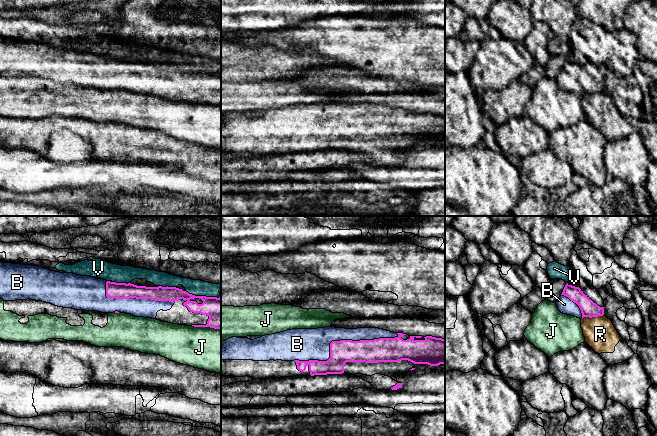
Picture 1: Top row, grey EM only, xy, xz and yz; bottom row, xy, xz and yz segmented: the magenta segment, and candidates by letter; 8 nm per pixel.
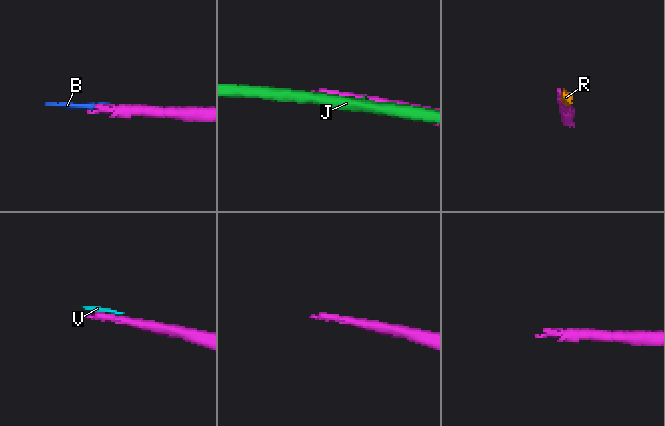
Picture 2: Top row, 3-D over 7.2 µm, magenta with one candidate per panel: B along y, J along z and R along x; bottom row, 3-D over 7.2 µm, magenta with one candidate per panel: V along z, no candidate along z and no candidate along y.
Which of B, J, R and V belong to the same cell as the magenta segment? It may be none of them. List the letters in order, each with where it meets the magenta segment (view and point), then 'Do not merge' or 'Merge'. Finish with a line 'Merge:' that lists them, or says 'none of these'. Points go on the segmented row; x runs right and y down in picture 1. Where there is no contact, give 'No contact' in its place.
B: Touches magenta at xz (340, 340). Merge
J: Touches magenta at xy (206, 326). Do not merge
R: Touches magenta at yz (592, 316). Do not merge
V: Touches magenta at xy (202, 296). Do not merge
Merge: B

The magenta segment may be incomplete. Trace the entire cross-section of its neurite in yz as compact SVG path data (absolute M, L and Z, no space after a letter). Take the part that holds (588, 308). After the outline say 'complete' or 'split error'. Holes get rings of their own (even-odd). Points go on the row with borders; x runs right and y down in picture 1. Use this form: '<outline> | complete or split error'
M566 284L561 296L556 301L558 310L577 318L598 317L604 315L604 307L594 303L579 287Z | split error

